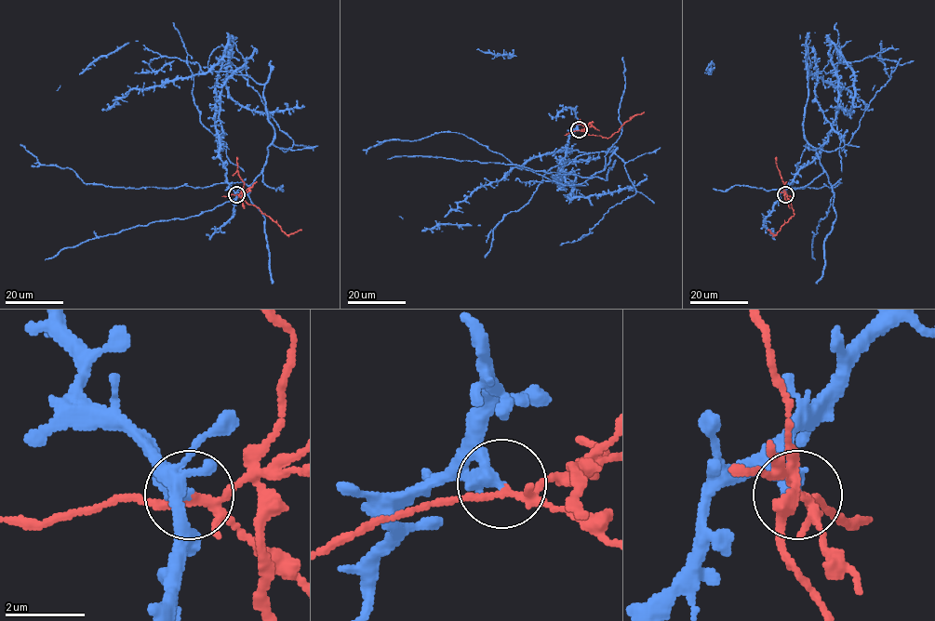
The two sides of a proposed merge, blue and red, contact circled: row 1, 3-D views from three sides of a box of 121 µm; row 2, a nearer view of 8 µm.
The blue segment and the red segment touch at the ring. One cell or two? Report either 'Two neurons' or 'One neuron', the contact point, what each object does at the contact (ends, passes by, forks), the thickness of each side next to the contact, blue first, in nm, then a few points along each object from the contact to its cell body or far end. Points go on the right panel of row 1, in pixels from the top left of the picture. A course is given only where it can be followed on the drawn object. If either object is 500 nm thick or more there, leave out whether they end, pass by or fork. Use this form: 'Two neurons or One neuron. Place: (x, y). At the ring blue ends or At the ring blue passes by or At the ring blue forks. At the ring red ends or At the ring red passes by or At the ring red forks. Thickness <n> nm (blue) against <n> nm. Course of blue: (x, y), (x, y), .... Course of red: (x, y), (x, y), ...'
Two neurons. Place: (785, 194). At the ring blue ends. At the ring red forks. Thickness 480 nm (blue) against 130 nm. Course of blue: (786, 194), (835, 119), (831, 41), (840, 48), (809, 75), (804, 138), (842, 183), (788, 187), (806, 144). Course of red: (786, 194), (794, 215), (776, 234), (768, 230)

